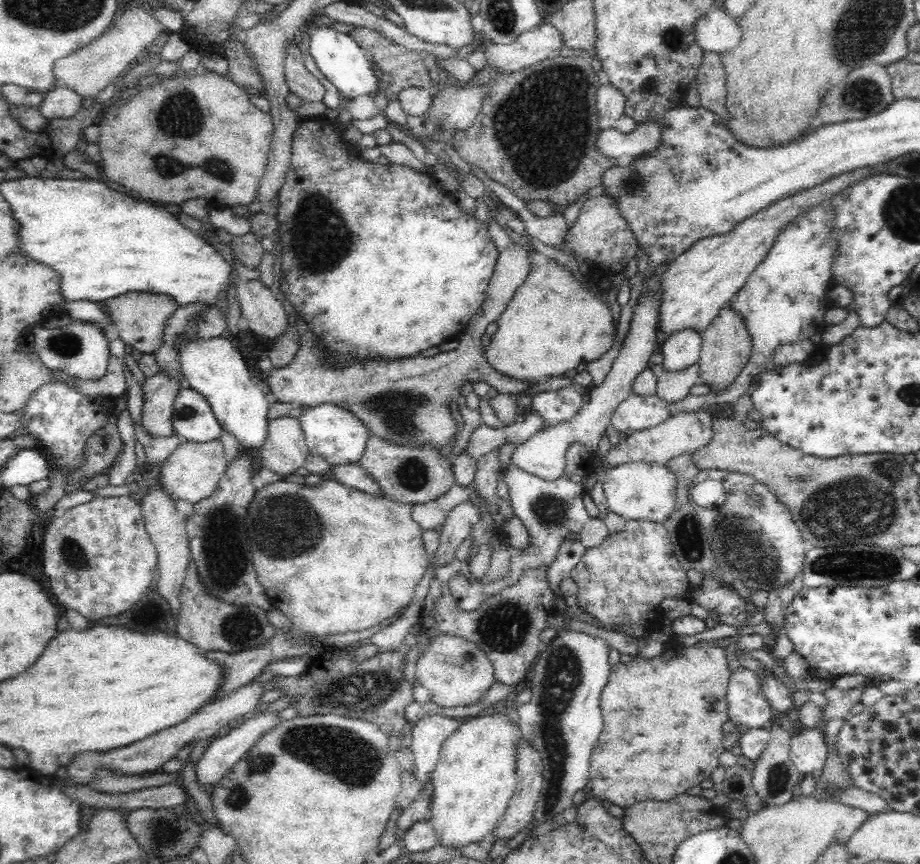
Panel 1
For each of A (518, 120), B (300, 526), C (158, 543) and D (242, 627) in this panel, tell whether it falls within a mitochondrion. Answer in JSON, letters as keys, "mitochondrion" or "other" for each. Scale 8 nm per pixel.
{"A":"mitochondrion","B":"mitochondrion","C":"other","D":"mitochondrion"}

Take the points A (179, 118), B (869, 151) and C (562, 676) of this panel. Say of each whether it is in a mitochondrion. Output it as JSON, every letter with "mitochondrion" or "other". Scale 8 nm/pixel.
{"A":"mitochondrion","B":"other","C":"mitochondrion"}

